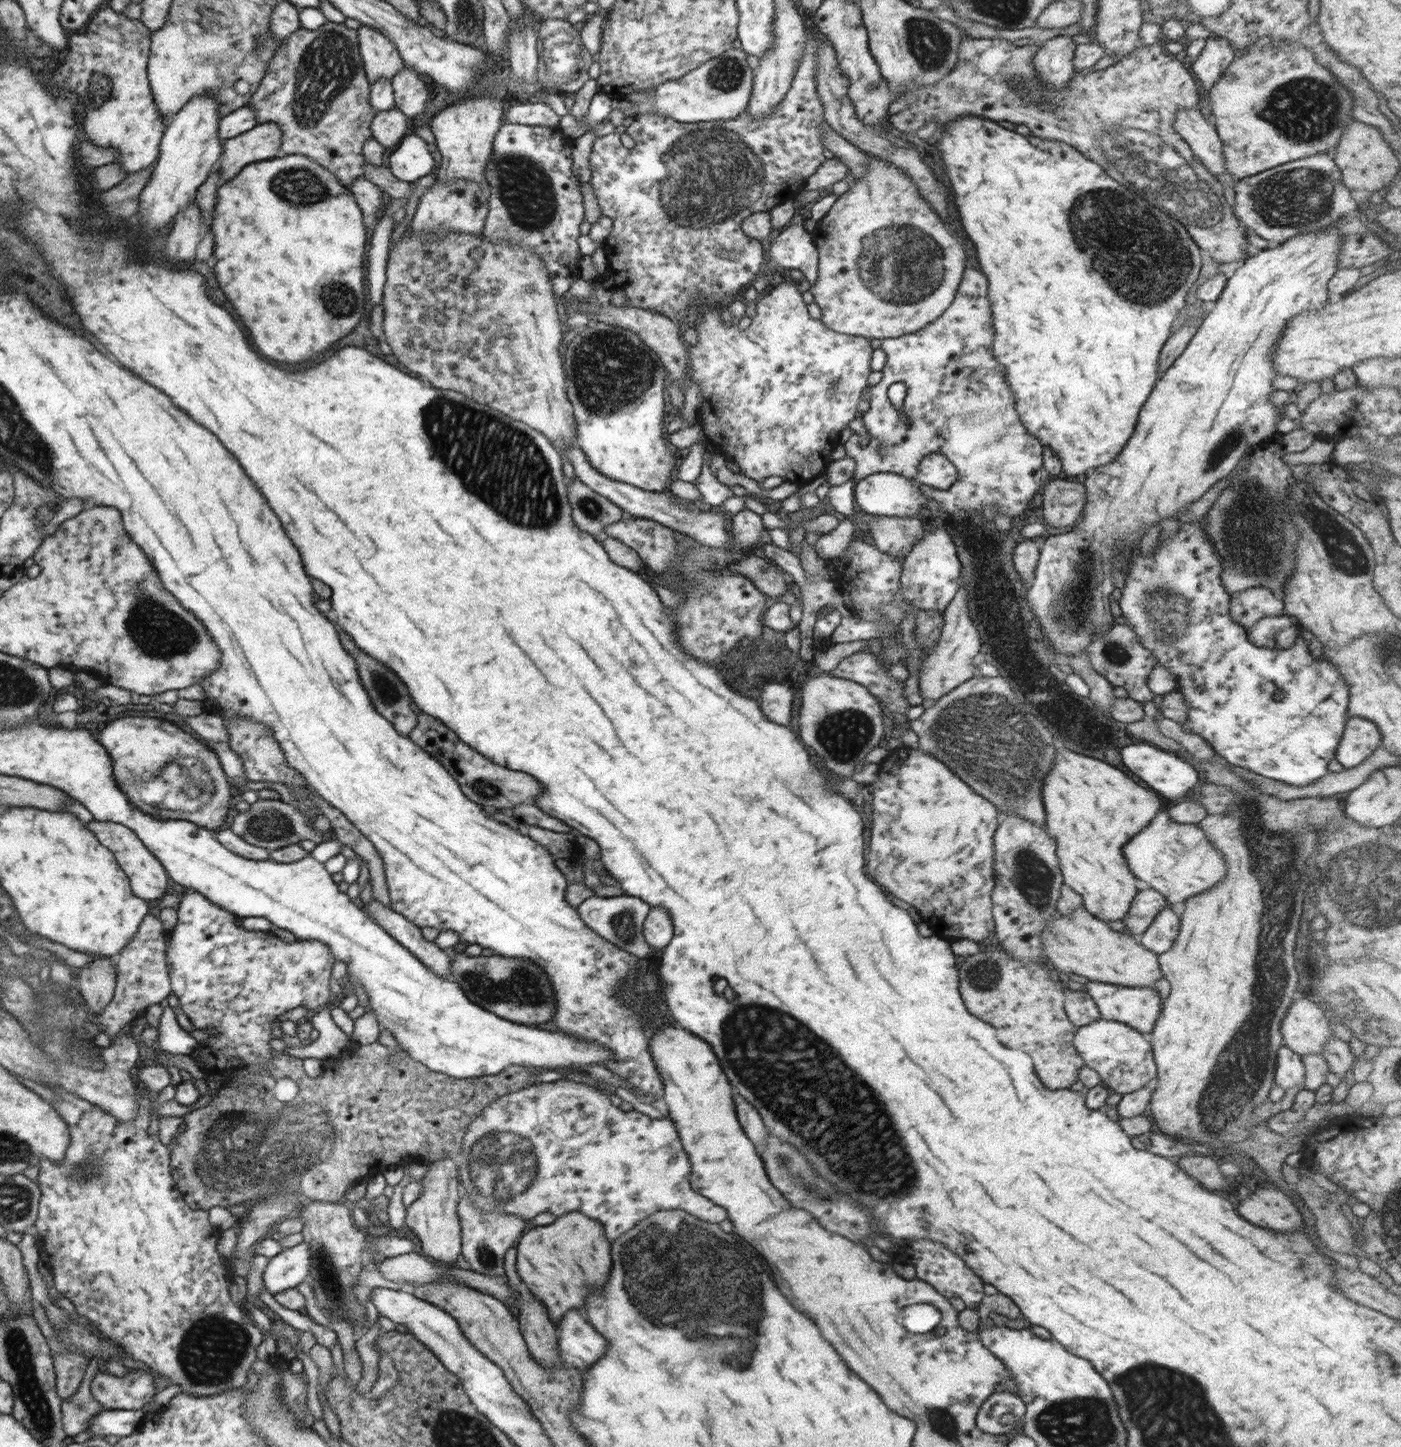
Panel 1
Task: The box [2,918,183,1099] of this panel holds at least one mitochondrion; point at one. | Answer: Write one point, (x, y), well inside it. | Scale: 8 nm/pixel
(50, 1024)

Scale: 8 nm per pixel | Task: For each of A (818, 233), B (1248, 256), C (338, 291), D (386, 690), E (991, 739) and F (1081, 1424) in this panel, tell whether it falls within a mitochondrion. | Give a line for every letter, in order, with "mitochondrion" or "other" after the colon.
A: other
B: other
C: mitochondrion
D: mitochondrion
E: mitochondrion
F: mitochondrion

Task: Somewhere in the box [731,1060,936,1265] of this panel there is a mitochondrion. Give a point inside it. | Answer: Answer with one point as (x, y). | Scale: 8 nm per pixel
(791, 1171)

